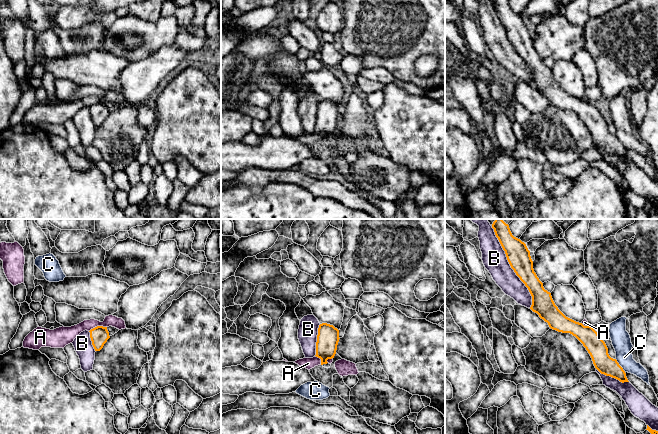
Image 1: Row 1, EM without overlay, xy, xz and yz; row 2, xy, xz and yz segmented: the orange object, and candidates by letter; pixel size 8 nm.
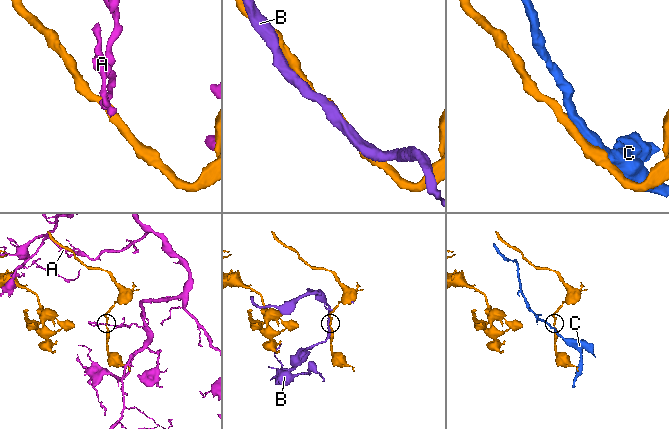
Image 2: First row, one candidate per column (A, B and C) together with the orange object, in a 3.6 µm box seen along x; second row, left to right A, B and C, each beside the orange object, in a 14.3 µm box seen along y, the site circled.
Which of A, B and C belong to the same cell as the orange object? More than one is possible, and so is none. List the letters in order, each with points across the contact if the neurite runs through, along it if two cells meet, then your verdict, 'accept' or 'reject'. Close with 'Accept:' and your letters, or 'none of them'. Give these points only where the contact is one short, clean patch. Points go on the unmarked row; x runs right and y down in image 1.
A: accept
B: reject
C: reject
Accept: A

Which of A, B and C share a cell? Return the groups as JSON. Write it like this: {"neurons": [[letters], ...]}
{"neurons": [["A"], ["B"], ["C"]]}

